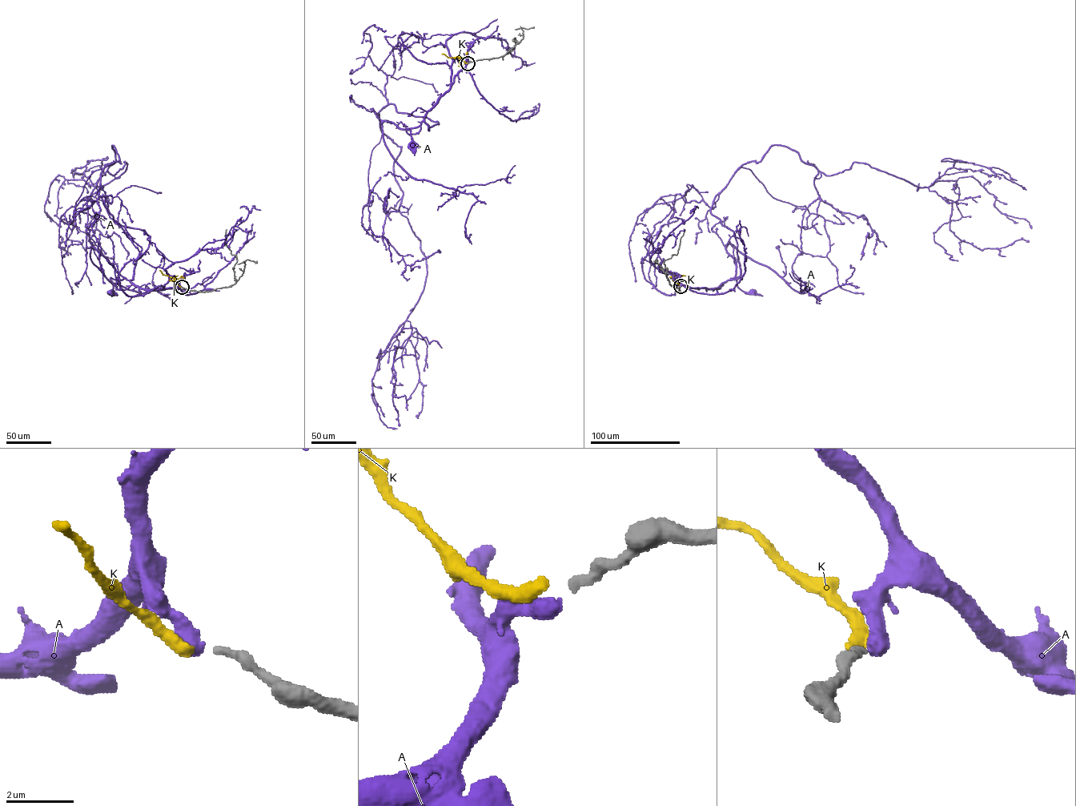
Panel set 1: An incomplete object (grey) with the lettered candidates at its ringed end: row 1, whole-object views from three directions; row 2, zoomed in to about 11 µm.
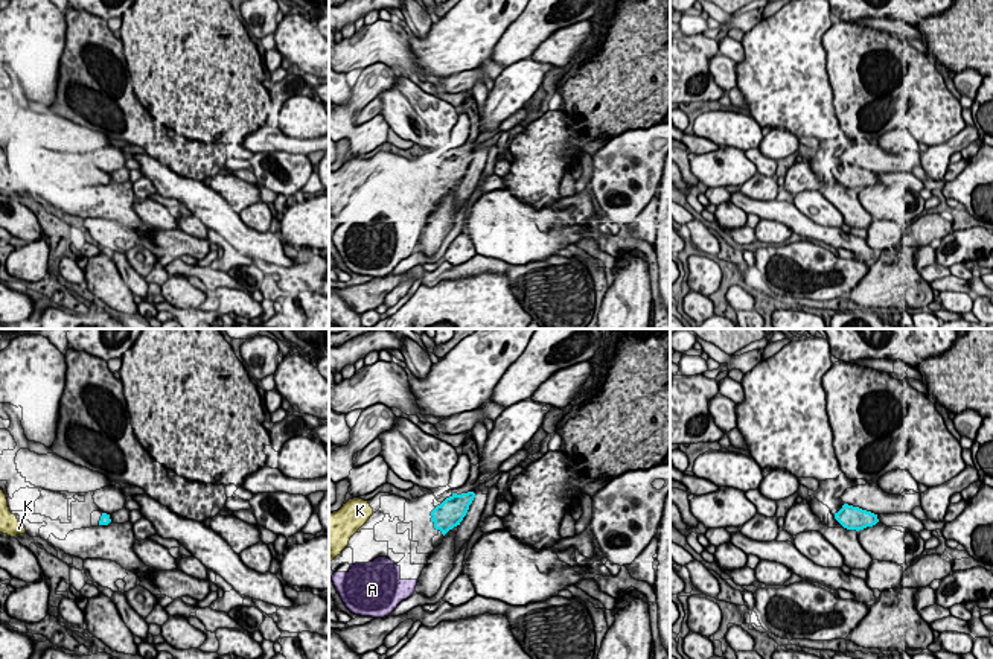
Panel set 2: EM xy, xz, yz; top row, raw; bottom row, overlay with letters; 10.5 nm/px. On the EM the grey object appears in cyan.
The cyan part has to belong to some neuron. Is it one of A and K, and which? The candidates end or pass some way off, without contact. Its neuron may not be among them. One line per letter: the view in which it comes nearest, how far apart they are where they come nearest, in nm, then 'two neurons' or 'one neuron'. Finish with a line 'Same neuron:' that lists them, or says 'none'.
A: view xz; gap 550 nm; one neuron
K: view xz; gap 600 nm; two neurons
Same neuron: A

